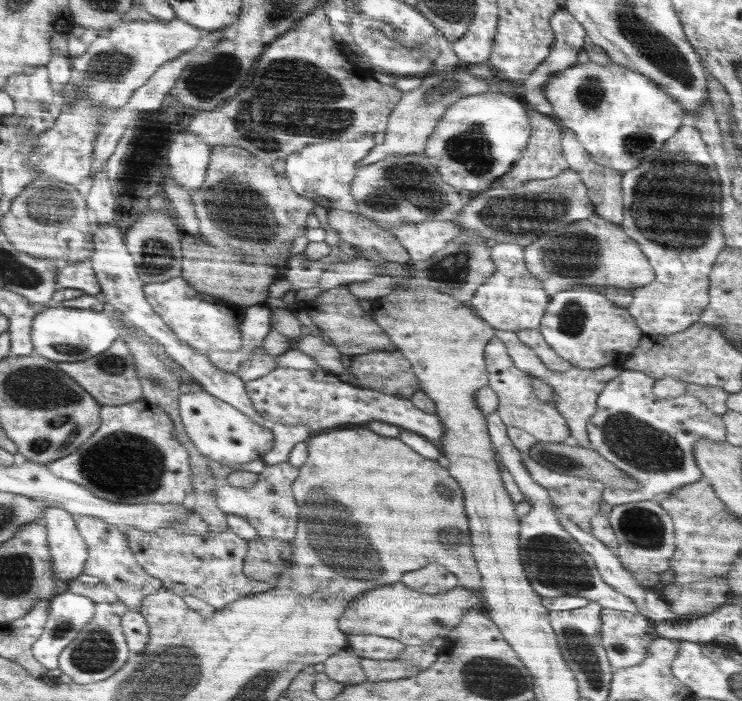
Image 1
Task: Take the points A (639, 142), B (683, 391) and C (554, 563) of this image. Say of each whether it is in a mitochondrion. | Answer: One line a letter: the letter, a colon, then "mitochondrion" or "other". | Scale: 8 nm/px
A: mitochondrion
B: other
C: mitochondrion

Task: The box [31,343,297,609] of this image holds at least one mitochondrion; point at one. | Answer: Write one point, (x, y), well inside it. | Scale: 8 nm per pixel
(128, 465)

